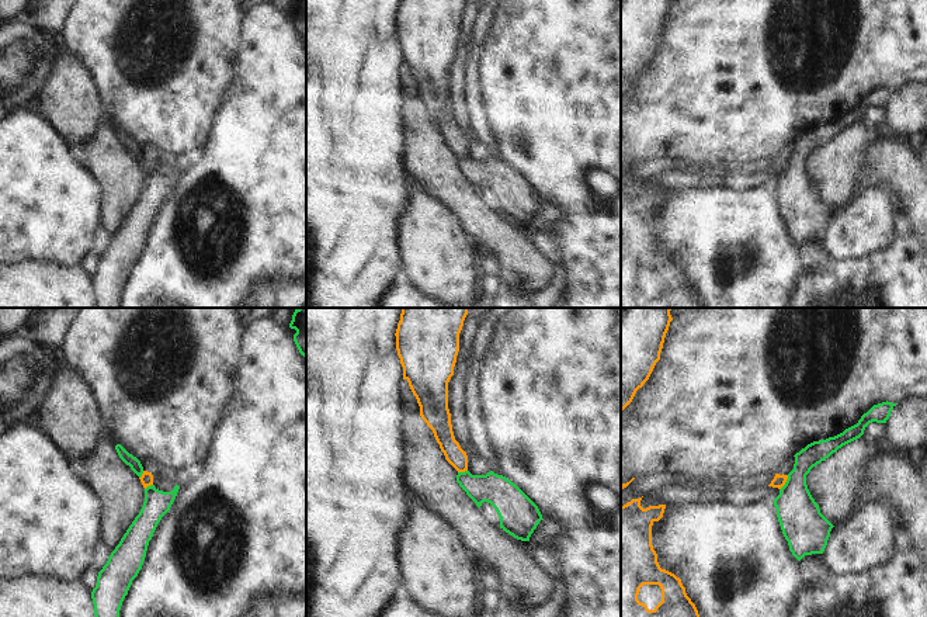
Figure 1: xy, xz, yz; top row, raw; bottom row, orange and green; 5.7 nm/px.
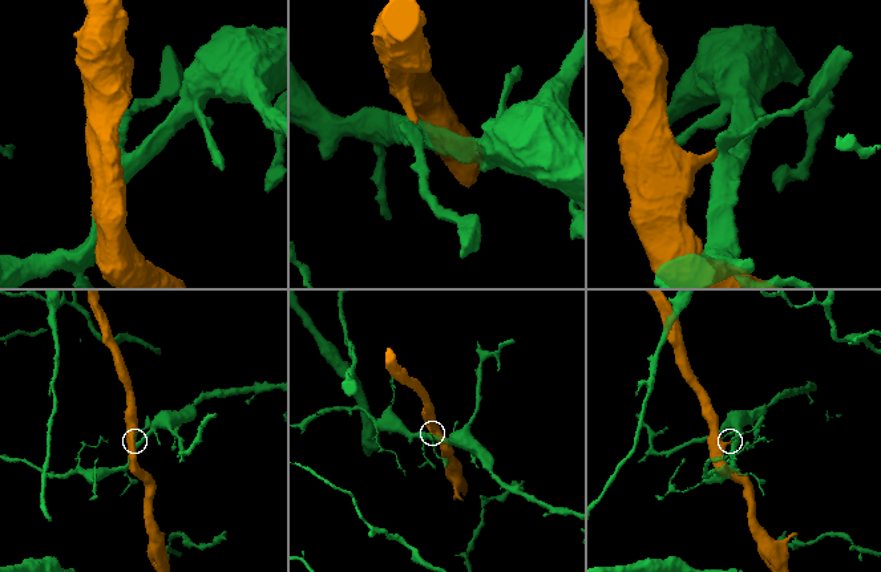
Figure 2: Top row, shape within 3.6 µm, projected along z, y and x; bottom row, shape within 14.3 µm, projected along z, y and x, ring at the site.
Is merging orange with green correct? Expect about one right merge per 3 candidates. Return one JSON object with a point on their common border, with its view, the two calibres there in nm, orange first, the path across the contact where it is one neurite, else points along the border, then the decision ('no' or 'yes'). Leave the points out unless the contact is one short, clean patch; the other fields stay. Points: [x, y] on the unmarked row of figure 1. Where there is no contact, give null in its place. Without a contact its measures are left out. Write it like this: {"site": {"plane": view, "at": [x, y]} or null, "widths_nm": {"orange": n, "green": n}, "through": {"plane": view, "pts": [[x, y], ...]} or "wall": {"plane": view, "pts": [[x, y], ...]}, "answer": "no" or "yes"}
{"site": {"plane": "yz", "at": [785, 166]}, "widths_nm": {"orange": 70, "green": 240}, "wall": {"plane": "yz", "pts": [[788, 160], [780, 174]]}, "answer": "no"}

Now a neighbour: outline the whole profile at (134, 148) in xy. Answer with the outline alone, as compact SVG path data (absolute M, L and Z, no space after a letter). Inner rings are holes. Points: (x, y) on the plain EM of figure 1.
M121 129L115 131L115 135L119 141L119 143L131 152L131 155L140 163L143 159L143 152L140 149L140 146L133 142L132 139L129 139Z

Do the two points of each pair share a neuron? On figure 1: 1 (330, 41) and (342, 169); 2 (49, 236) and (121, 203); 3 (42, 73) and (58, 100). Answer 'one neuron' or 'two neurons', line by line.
1: one neuron
2: two neurons
3: two neurons

